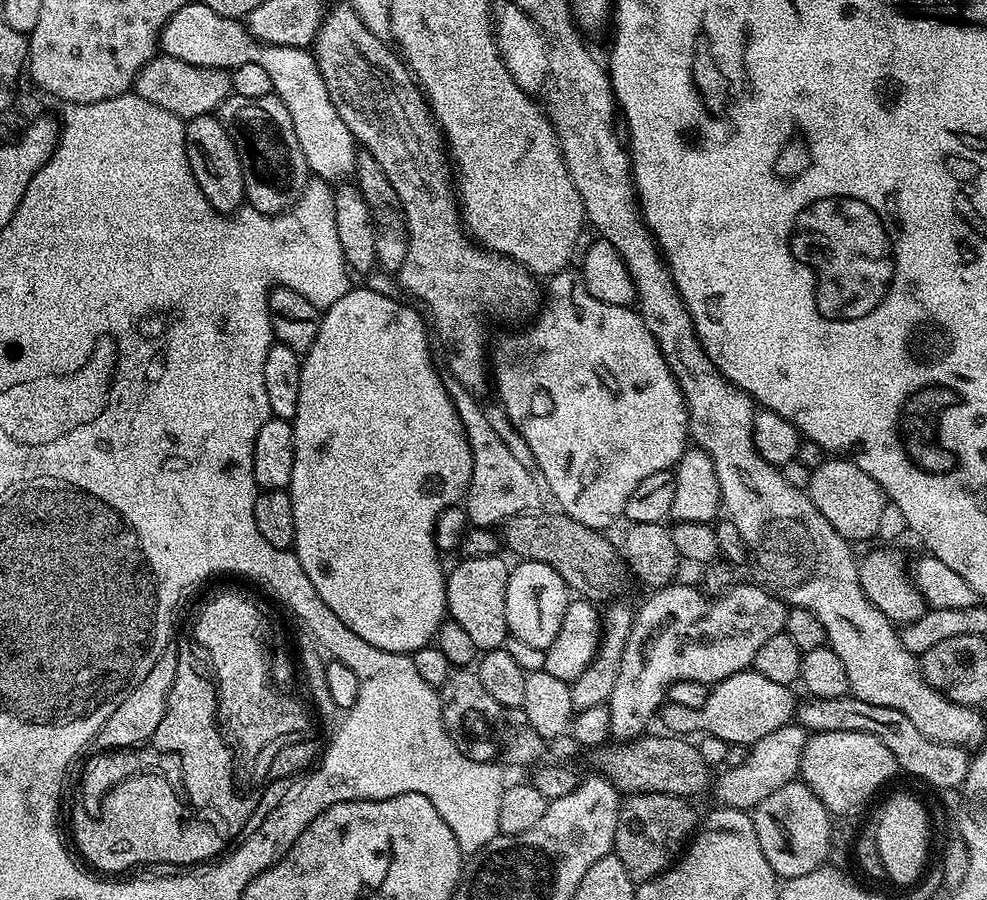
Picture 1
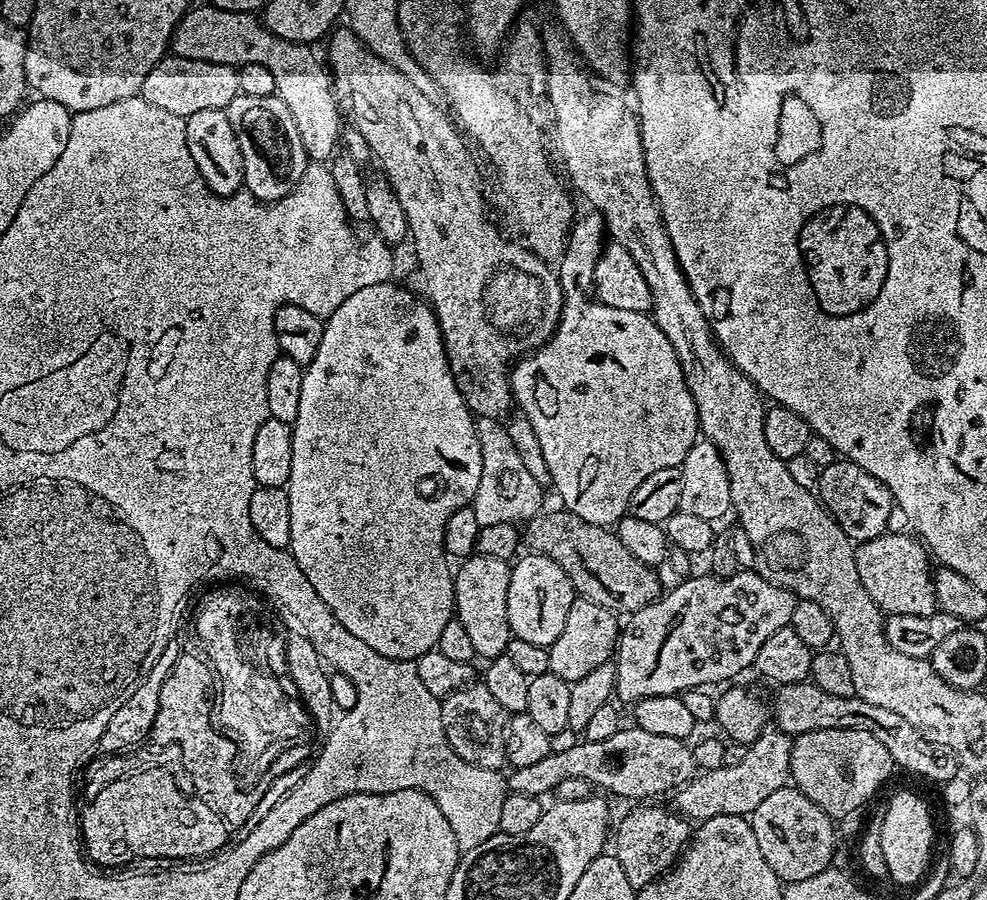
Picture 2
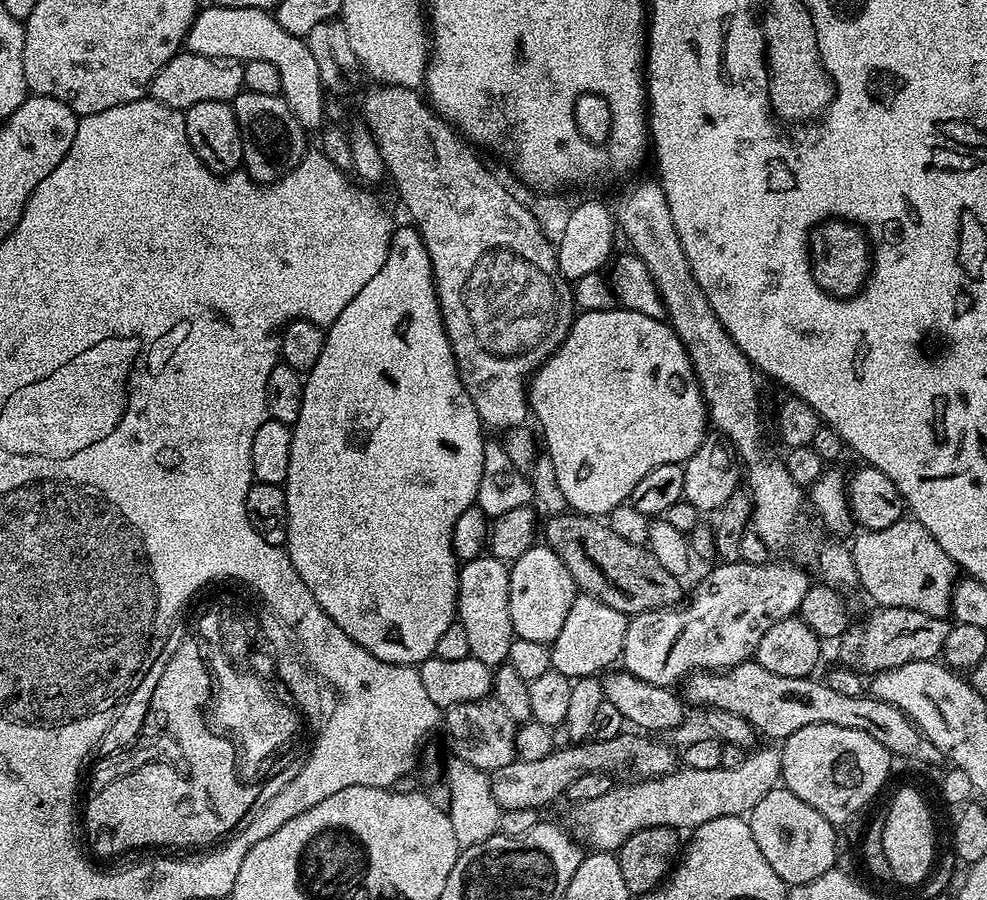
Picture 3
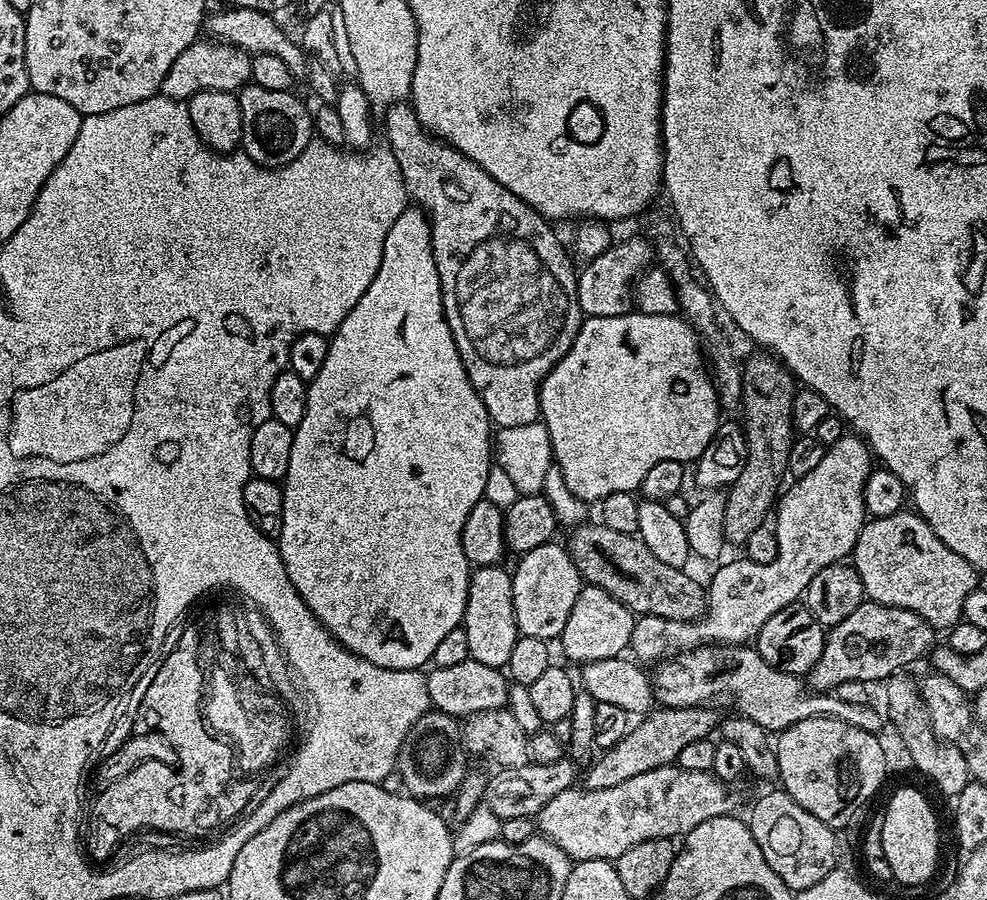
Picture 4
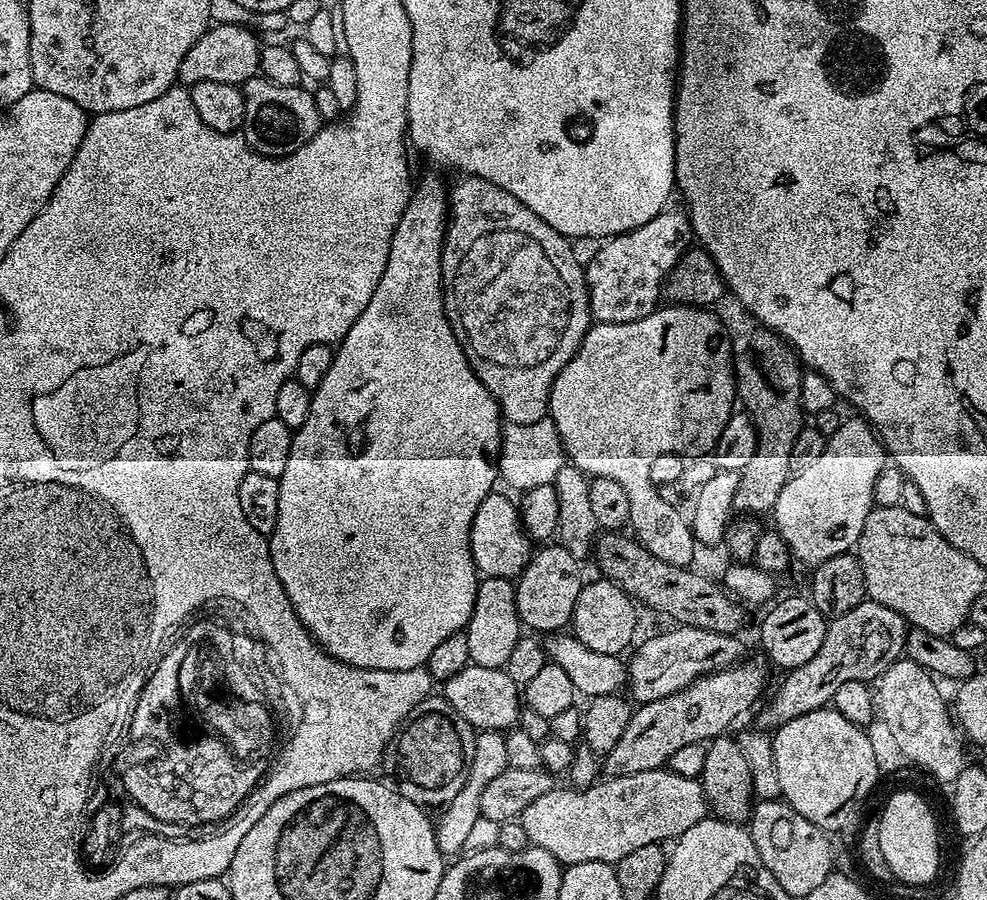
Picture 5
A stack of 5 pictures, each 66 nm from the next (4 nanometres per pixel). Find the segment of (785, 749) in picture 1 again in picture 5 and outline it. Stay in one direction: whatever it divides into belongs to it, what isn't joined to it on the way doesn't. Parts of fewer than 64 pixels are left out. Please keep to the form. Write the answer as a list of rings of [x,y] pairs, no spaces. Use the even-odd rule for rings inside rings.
[[[663,767],[642,774],[610,776],[581,792],[554,786],[522,810],[518,823],[526,830],[531,847],[554,854],[561,865],[606,862],[615,866],[626,854],[634,854],[638,846],[675,841],[709,812],[708,798],[699,779],[686,778]]]

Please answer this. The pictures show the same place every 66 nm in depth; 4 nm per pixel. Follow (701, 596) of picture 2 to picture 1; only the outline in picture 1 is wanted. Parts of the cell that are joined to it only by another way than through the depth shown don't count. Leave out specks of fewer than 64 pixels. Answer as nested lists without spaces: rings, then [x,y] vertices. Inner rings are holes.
[[[673,582],[666,588],[655,589],[651,593],[652,596],[645,602],[641,608],[637,607],[632,619],[632,629],[630,630],[630,638],[626,638],[626,650],[622,652],[622,666],[618,670],[618,679],[614,686],[614,694],[610,694],[608,699],[608,709],[610,710],[610,730],[612,731],[611,739],[616,742],[631,742],[637,736],[645,735],[649,731],[648,723],[652,719],[657,719],[658,713],[661,711],[662,705],[665,703],[668,687],[674,682],[702,682],[709,686],[716,685],[720,680],[730,678],[731,675],[743,672],[745,669],[751,669],[756,663],[756,655],[758,650],[762,650],[762,646],[766,642],[770,642],[770,638],[774,638],[779,632],[784,630],[784,623],[788,617],[788,608],[783,600],[773,596],[767,588],[761,588],[759,583],[752,584],[733,583],[732,587],[721,596],[709,598],[699,587],[691,588],[688,584],[680,584],[681,582]]]

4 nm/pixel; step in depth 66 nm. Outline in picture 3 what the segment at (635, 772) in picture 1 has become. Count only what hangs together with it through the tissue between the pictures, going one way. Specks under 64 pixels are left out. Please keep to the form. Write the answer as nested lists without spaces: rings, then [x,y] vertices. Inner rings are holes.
[[[625,730],[609,740],[593,739],[591,742],[573,742],[569,748],[553,748],[550,754],[546,754],[546,758],[537,758],[534,762],[514,759],[497,772],[491,773],[494,800],[498,802],[501,812],[531,808],[543,810],[547,804],[554,803],[559,796],[563,797],[567,793],[570,782],[578,782],[578,778],[586,774],[617,774],[616,772],[628,772],[633,768],[637,777],[646,780],[665,776],[676,771],[678,756],[660,740],[663,739]]]

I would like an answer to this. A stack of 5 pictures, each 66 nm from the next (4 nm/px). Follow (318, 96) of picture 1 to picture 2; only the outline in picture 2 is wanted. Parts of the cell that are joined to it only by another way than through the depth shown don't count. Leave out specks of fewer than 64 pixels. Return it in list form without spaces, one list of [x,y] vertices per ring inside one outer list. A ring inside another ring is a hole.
[[[211,6],[189,7],[172,32],[170,41],[173,56],[218,62],[235,69],[250,62],[266,66],[274,77],[275,96],[286,102],[286,110],[290,110],[290,118],[294,118],[294,127],[298,130],[298,138],[302,138],[309,161],[328,162],[341,143],[342,117],[332,93],[332,77],[321,57],[319,60],[312,51],[307,44],[295,44],[286,42],[286,38],[278,38],[278,34],[268,29],[259,15]]]

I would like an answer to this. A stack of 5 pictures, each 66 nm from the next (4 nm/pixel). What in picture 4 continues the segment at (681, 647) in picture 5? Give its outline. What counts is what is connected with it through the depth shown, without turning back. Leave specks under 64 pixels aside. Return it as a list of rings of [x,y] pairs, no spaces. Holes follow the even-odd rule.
[[[714,644],[692,648],[663,661],[655,672],[650,681],[657,705],[698,708],[730,702],[739,715],[750,718],[750,722],[758,722],[758,726],[766,726],[766,730],[773,734],[786,731],[794,726],[794,722],[819,716],[829,716],[850,726],[858,726],[858,730],[874,733],[879,733],[880,727],[886,724],[882,713],[869,703],[846,702],[835,694],[809,690],[801,677],[770,666],[770,662],[761,658],[755,647],[748,644]]]

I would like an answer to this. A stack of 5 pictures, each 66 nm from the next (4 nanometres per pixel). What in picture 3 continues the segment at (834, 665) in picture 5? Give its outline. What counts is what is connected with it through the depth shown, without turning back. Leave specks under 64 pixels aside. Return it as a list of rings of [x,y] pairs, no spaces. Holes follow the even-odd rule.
[[[880,606],[875,610],[877,612],[870,613],[861,624],[853,623],[840,637],[839,663],[843,667],[861,674],[875,674],[906,666],[906,662],[934,660],[943,653],[946,634],[950,634],[952,629],[952,624],[945,617],[922,614],[922,610],[909,608]]]

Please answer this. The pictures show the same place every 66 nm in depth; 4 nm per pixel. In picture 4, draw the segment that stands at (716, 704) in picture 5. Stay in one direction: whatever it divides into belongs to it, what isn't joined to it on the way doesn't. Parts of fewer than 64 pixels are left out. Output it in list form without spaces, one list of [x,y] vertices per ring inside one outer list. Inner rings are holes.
[[[712,706],[698,708],[657,707],[643,718],[637,719],[640,721],[637,724],[635,721],[629,727],[628,733],[622,738],[622,742],[618,742],[603,754],[597,755],[594,762],[587,765],[586,771],[588,773],[585,776],[583,773],[582,776],[583,787],[590,790],[610,790],[610,786],[618,786],[618,782],[626,782],[626,778],[635,778],[638,774],[646,774],[646,770],[654,770],[667,764],[676,764],[685,746],[690,746],[690,742],[709,739],[717,731],[718,719],[716,720],[715,711],[717,712],[717,709]]]

